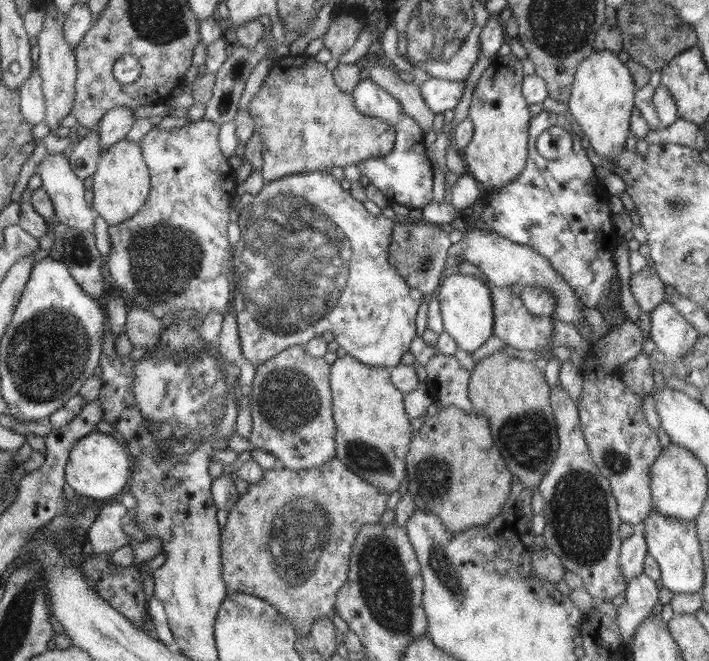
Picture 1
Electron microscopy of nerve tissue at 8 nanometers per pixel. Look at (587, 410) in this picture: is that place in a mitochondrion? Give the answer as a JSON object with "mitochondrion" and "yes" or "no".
{"mitochondrion":"no"}

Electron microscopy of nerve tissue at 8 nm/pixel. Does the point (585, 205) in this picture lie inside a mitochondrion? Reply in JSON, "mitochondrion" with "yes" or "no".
{"mitochondrion":"no"}

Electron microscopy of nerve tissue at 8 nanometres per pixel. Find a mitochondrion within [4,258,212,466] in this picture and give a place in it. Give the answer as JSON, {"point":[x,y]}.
{"point":[46,355]}

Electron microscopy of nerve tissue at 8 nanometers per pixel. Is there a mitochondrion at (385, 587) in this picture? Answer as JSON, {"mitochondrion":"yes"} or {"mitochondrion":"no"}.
{"mitochondrion":"yes"}

